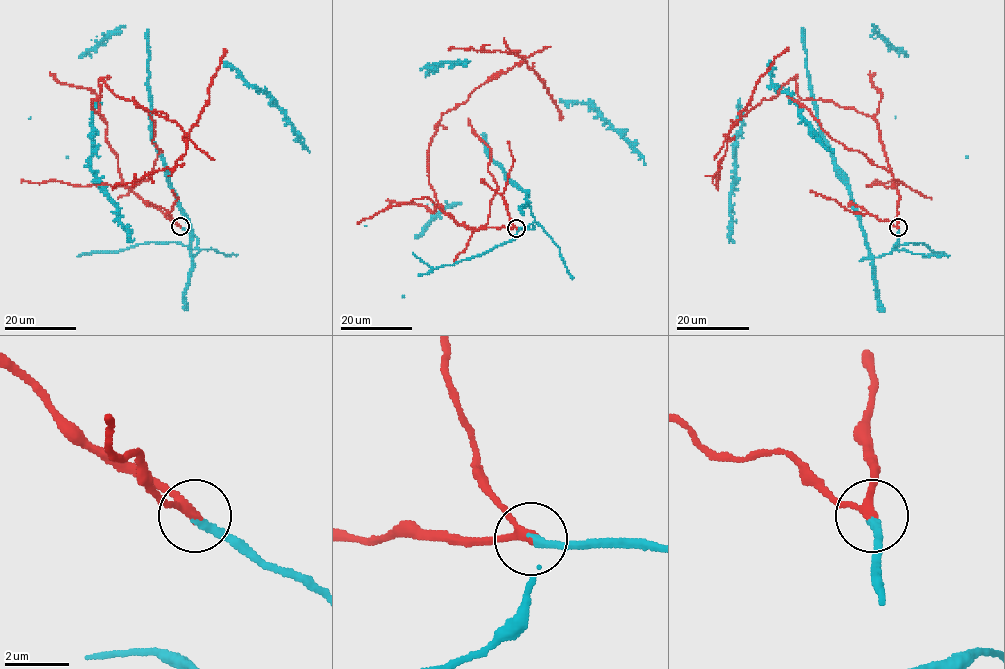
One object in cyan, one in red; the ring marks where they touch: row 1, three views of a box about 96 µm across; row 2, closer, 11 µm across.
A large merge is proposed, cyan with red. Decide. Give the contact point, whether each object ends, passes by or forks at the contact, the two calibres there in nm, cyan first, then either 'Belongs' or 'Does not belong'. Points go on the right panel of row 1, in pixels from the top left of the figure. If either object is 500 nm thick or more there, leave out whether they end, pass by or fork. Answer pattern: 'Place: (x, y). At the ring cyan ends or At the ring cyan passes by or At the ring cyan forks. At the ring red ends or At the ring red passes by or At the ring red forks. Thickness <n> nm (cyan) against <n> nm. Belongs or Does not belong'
Place: (898, 227). At the ring cyan ends. At the ring red passes by. Thickness 280 nm (cyan) against 240 nm. Belongs

